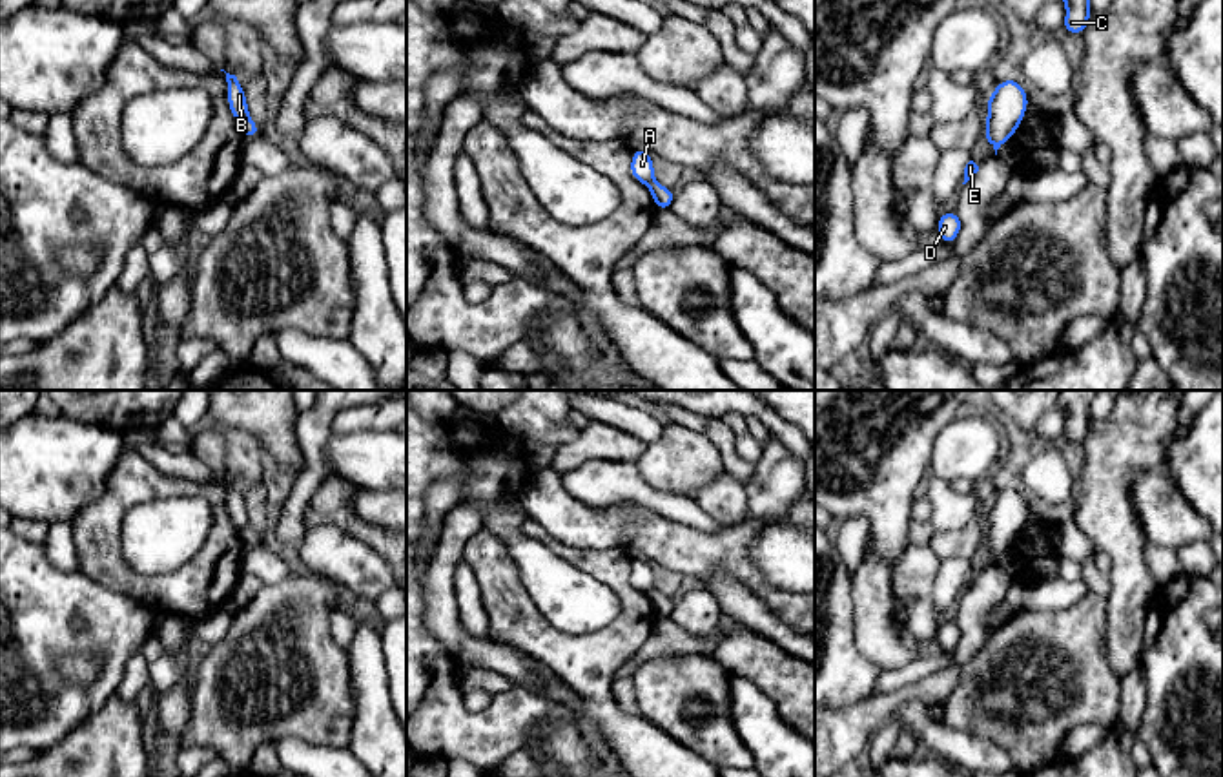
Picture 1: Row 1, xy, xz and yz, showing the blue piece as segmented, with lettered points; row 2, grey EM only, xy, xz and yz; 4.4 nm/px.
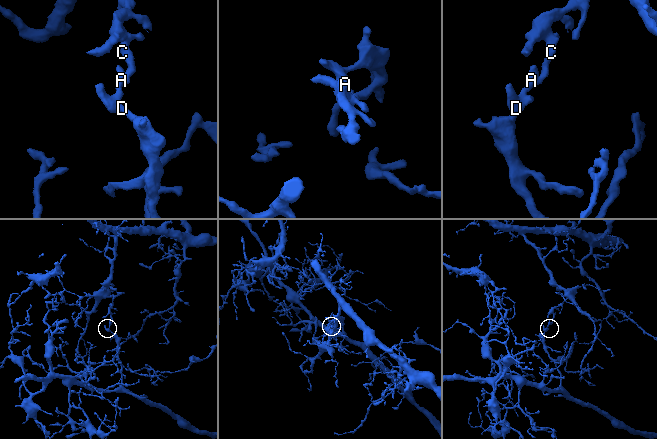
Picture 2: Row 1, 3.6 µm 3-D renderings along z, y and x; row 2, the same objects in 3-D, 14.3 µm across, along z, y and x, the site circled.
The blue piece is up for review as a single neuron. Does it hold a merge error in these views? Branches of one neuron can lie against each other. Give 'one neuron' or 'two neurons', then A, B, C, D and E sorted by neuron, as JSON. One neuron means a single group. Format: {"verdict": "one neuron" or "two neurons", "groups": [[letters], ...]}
{"verdict": "two neurons", "groups": [["A", "B", "D", "E"], ["C"]]}

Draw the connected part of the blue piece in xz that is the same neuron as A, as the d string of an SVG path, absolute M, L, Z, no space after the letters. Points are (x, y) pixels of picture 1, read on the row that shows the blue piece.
M642 148L632 150L631 175L634 181L649 186L654 181L653 155Z

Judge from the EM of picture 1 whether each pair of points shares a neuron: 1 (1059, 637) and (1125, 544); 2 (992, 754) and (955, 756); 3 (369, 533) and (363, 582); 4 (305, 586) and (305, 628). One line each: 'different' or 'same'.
1: different
2: same
3: different
4: same

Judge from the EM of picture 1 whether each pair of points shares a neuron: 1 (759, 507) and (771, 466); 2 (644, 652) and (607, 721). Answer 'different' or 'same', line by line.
1: same
2: different

